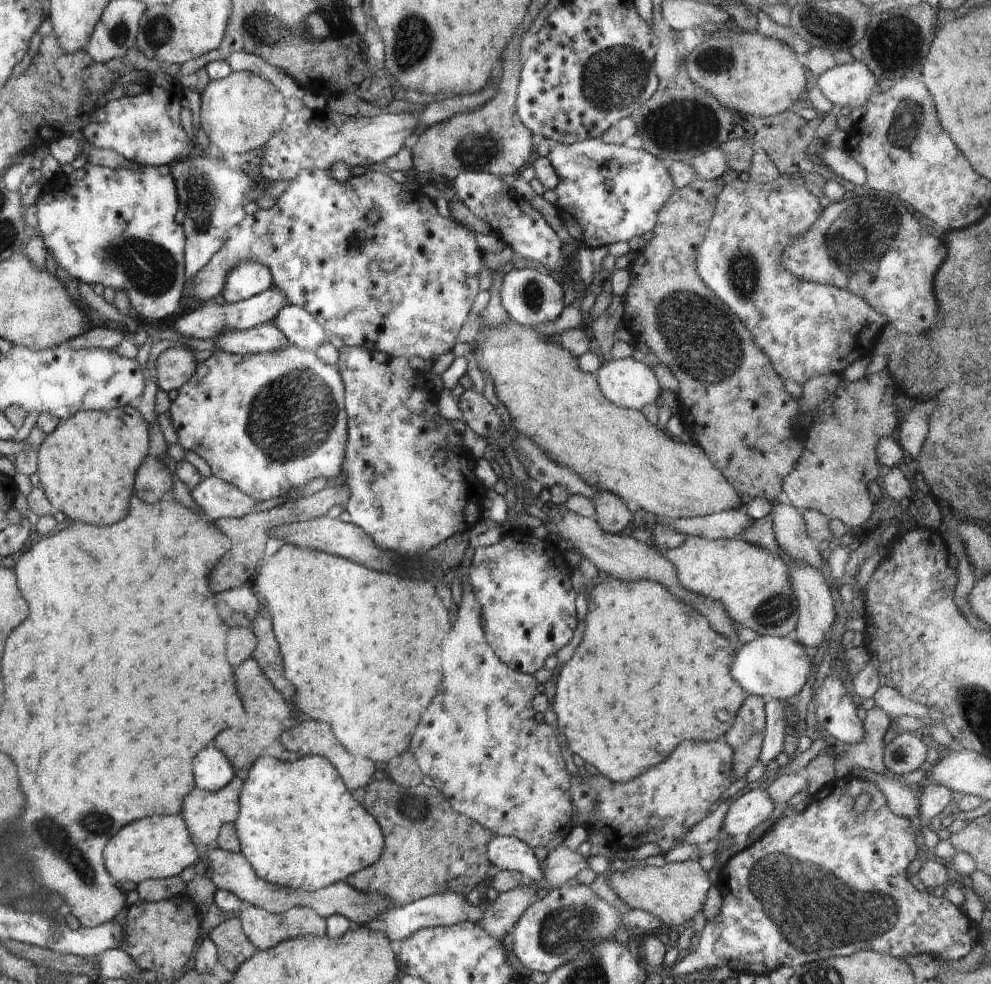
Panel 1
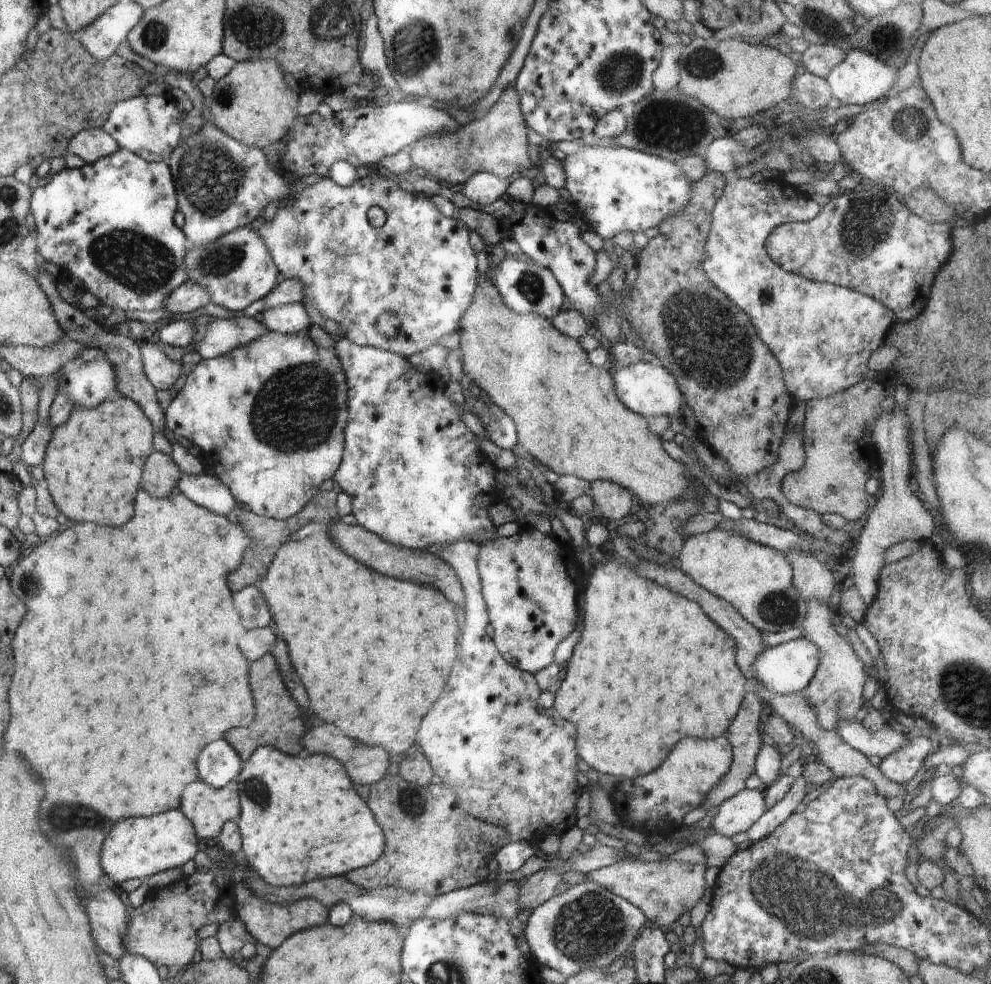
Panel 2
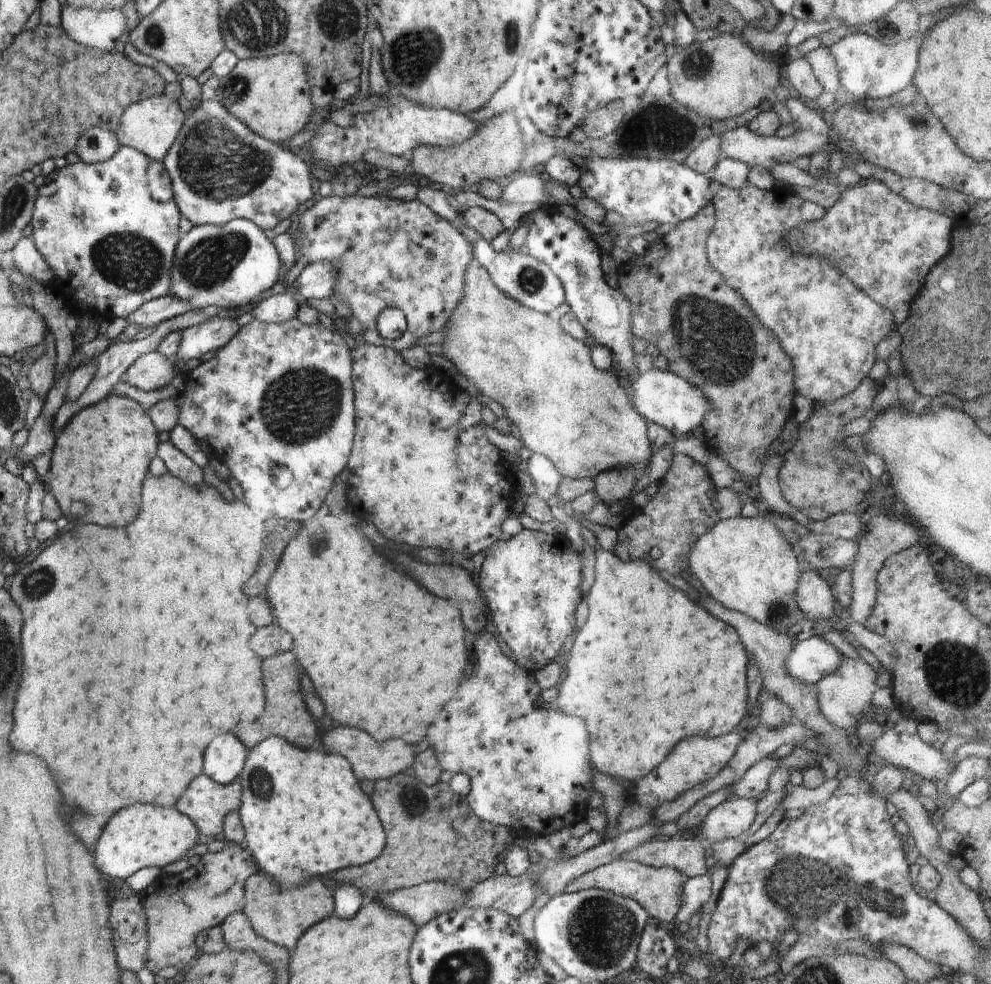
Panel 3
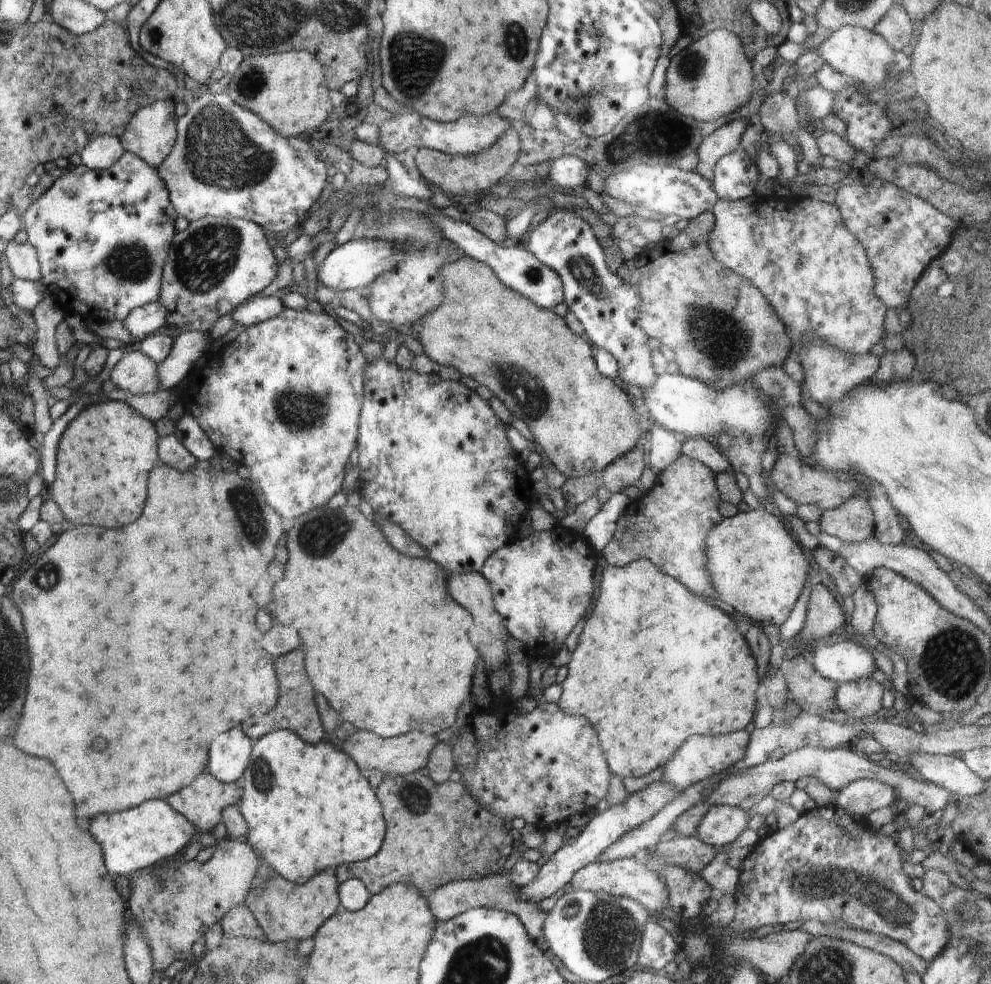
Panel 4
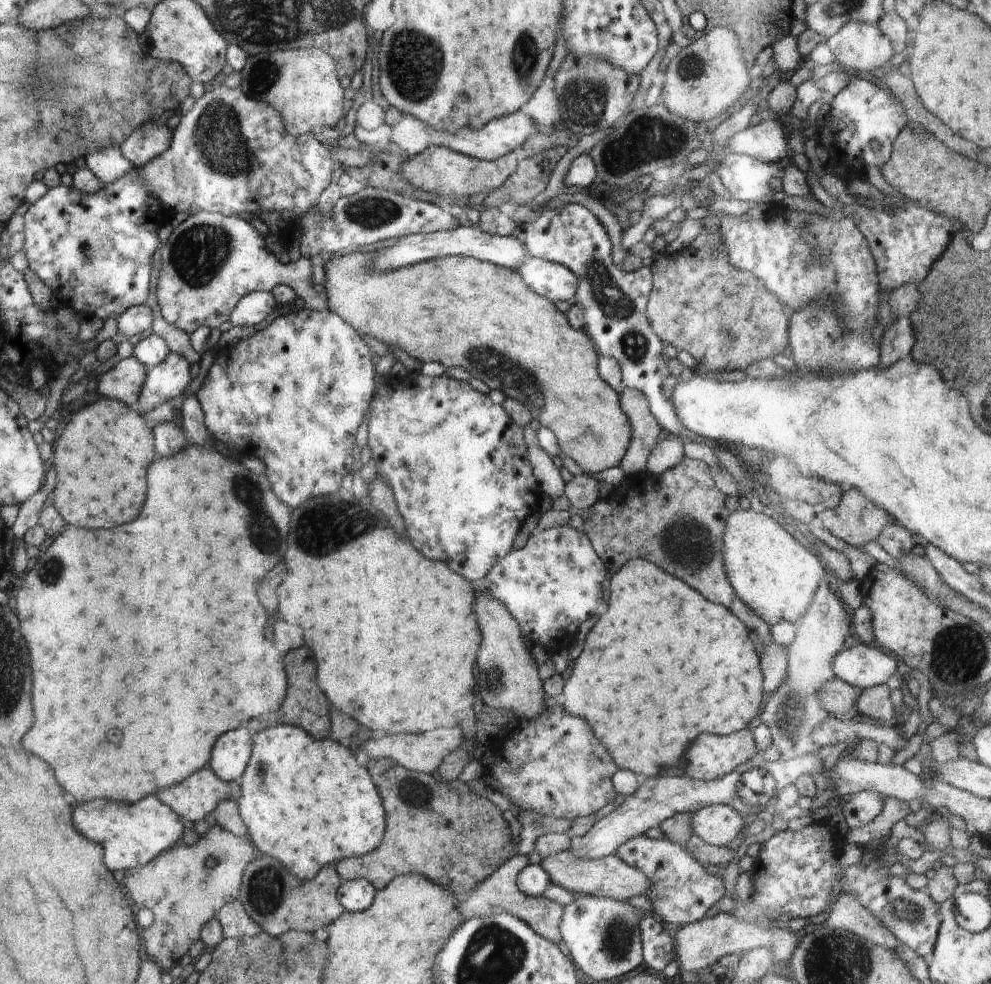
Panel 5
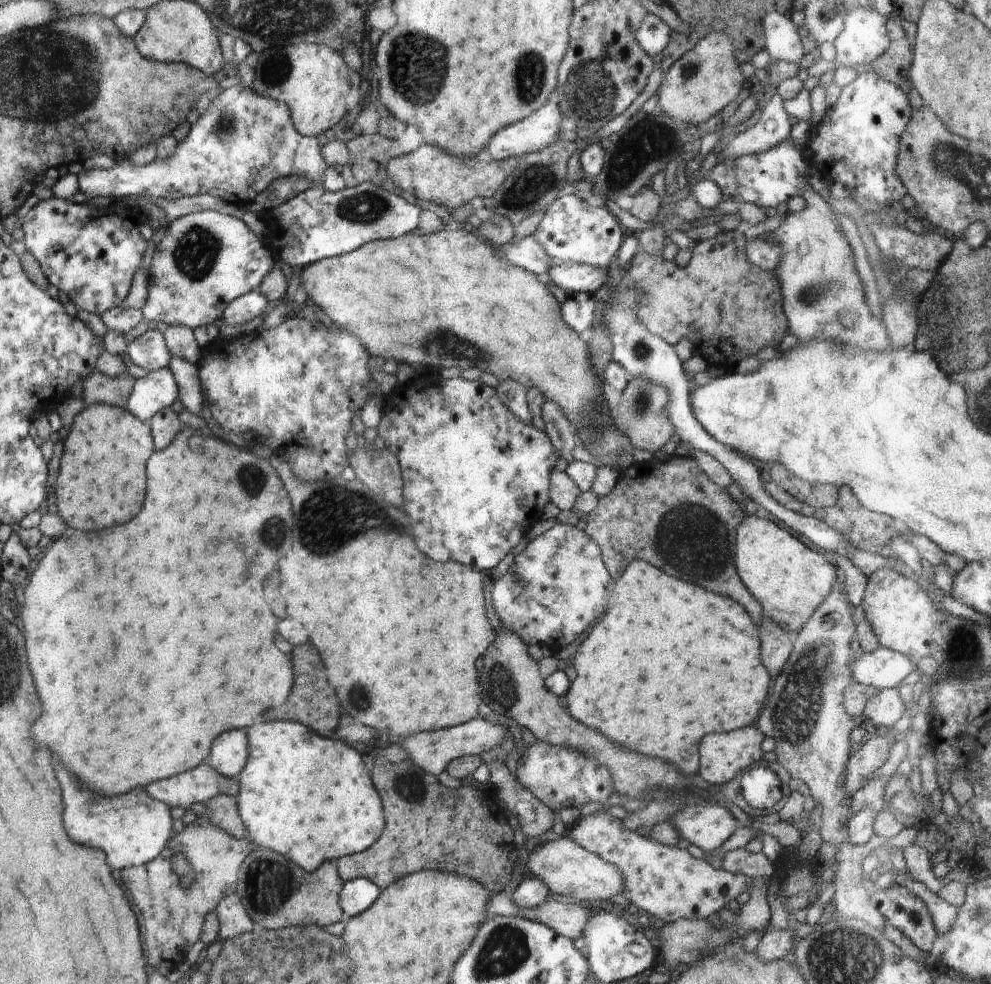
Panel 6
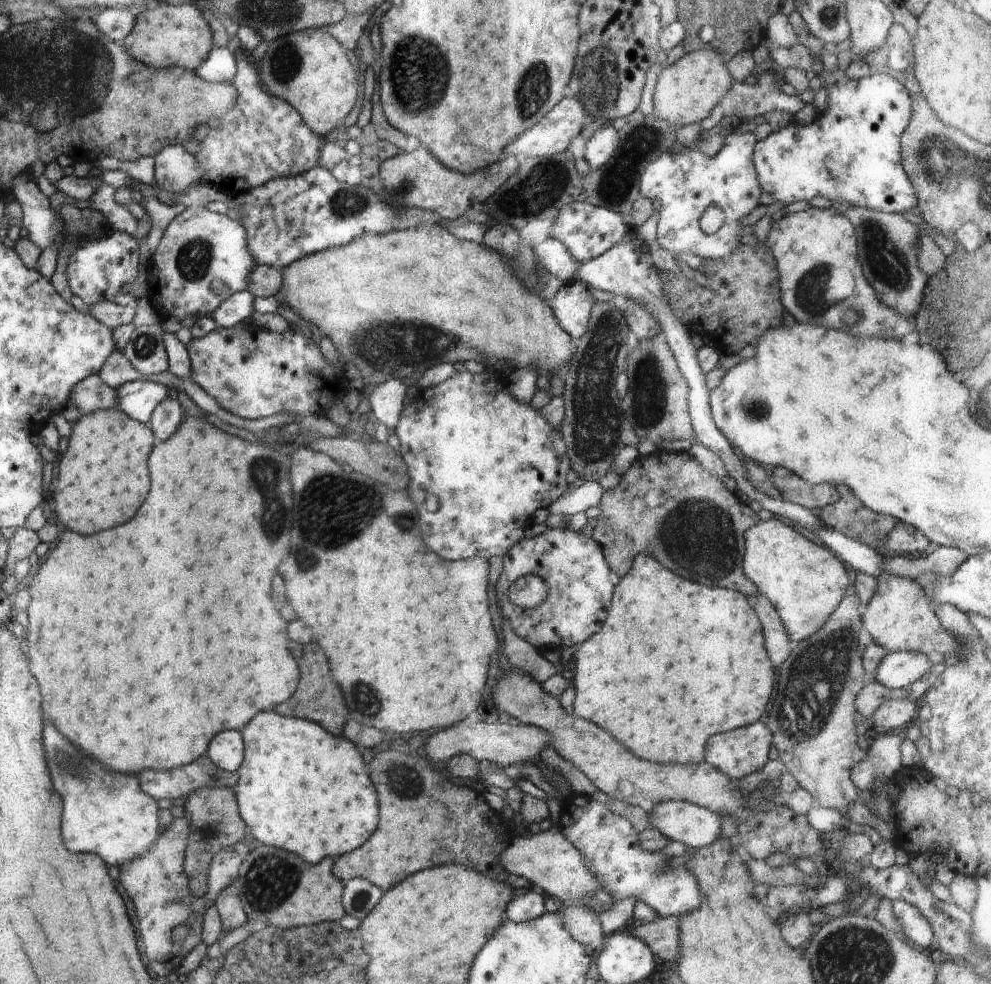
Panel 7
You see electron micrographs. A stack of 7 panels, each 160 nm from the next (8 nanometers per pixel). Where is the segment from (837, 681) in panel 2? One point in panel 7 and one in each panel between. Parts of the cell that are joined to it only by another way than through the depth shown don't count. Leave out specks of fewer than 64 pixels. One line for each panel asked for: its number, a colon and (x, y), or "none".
3: (844, 697)
4: (857, 699)
5: (875, 701)
6: (884, 709)
7: (896, 713)

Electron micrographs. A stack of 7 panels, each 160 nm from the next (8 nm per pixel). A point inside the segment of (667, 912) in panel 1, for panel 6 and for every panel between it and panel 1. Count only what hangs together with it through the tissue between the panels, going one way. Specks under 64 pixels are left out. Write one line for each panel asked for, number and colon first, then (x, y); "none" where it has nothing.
2: (662, 890)
3: (659, 890)
4: (629, 877)
5: (610, 877)
6: (567, 869)

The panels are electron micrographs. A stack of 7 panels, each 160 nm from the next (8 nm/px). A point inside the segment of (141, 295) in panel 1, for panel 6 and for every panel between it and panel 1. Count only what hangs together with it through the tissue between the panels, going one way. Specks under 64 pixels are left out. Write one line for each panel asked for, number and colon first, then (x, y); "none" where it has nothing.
2: (110, 224)
3: (108, 231)
4: (102, 237)
5: (93, 251)
6: (90, 253)

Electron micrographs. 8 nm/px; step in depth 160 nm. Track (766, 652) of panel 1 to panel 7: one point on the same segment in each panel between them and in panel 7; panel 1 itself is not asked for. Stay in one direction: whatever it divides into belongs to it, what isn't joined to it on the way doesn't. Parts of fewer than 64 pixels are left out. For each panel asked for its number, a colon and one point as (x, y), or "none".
2: (787, 668)
3: (814, 658)
4: (849, 661)
5: (863, 666)
6: (882, 668)
7: (897, 670)

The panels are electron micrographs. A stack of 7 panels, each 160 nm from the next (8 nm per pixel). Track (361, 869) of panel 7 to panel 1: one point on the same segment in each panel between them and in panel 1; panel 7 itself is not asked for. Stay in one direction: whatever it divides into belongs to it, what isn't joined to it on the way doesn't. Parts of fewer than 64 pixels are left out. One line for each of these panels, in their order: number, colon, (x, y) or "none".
1: (430, 848)
2: (433, 845)
3: (432, 833)
4: (435, 834)
5: (442, 830)
6: (465, 831)

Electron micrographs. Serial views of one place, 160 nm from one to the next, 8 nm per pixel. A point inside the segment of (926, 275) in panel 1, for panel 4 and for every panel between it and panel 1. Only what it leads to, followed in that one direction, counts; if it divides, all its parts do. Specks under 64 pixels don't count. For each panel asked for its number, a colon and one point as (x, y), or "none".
2: (867, 239)
3: (885, 245)
4: (901, 233)

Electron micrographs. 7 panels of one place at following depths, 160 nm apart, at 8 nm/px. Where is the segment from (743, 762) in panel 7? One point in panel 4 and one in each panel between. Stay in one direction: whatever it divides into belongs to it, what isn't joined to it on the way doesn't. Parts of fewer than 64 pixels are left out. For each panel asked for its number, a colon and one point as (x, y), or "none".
4: (700, 757)
5: (710, 757)
6: (722, 756)

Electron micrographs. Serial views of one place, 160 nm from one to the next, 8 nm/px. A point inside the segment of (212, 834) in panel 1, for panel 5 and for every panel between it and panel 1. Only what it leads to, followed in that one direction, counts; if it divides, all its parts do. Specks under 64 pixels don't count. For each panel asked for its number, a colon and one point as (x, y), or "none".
2: (208, 808)
3: (207, 802)
4: (203, 803)
5: (199, 794)

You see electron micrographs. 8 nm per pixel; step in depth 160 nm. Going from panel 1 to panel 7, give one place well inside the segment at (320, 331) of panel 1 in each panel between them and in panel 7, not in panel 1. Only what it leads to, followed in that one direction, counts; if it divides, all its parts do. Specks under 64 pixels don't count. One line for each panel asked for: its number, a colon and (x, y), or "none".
2: (291, 318)
3: (277, 308)
4: (257, 309)
5: (253, 308)
6: (253, 304)
7: (238, 309)

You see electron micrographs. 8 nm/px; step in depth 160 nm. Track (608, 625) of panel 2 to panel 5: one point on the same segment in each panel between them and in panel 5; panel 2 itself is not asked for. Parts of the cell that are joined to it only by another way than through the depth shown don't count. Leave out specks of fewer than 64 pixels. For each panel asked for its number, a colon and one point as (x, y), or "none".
3: (637, 621)
4: (650, 642)
5: (659, 638)

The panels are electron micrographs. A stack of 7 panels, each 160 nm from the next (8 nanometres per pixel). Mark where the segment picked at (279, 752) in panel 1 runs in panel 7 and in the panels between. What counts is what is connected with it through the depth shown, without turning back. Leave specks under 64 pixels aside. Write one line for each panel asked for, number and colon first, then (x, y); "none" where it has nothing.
2: (278, 722)
3: (286, 715)
4: (295, 710)
5: (305, 705)
6: (312, 701)
7: (317, 698)

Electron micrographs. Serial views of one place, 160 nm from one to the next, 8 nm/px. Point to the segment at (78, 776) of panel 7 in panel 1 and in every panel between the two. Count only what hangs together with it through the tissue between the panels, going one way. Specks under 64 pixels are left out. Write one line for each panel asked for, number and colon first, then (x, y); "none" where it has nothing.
1: (157, 847)
2: (136, 847)
3: (142, 836)
4: (146, 835)
5: (134, 834)
6: (134, 828)

